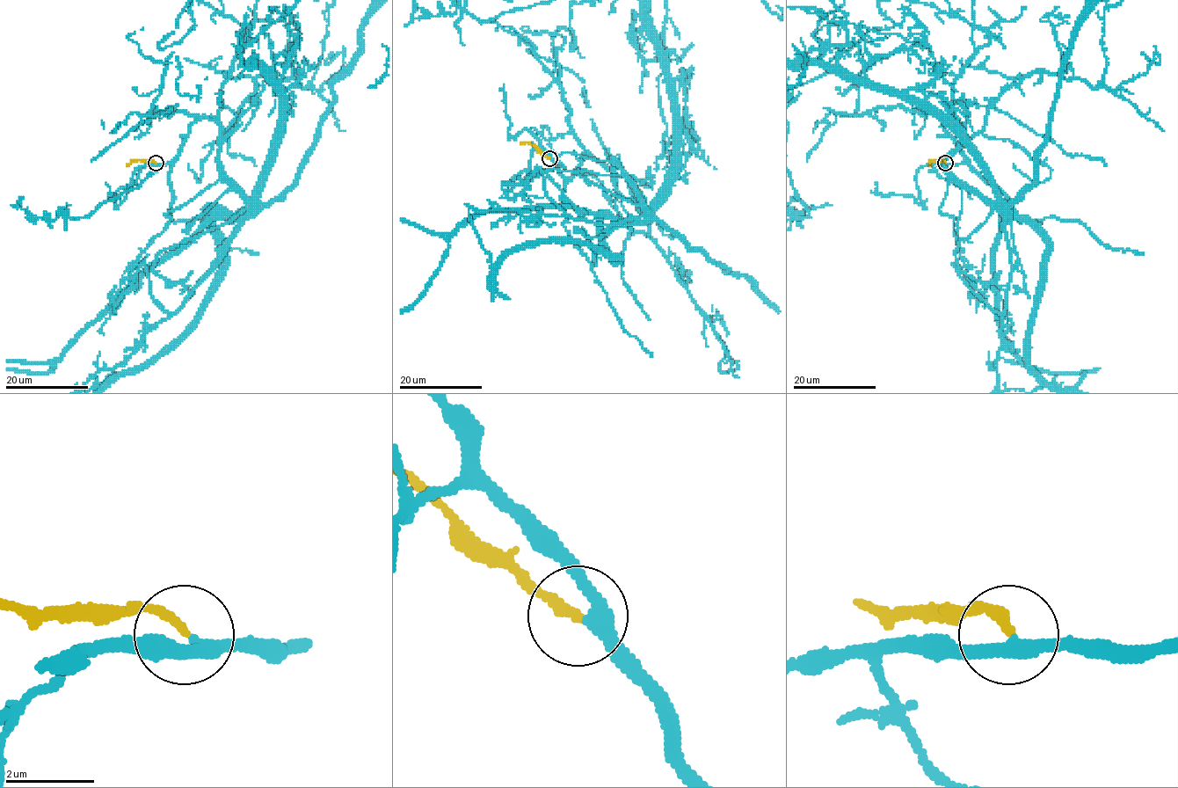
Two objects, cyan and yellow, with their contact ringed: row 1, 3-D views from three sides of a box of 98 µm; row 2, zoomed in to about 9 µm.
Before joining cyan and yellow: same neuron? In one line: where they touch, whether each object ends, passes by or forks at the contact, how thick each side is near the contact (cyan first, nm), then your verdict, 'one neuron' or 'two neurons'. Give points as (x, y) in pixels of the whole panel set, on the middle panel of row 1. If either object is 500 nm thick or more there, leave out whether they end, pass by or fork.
at (549, 158); cyan passes by; yellow ends there; 320 nm thick on the cyan side, 200 nm on the other; one neuron

